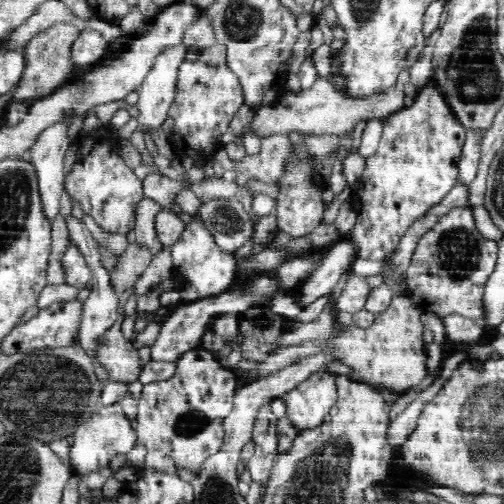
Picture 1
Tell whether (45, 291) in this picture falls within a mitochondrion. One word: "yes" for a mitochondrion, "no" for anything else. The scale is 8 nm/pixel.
no

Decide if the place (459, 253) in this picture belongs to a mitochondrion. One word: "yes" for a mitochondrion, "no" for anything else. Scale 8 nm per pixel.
yes

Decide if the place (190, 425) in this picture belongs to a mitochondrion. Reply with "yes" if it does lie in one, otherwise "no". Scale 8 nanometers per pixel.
yes

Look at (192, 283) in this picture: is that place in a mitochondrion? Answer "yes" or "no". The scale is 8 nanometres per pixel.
no

